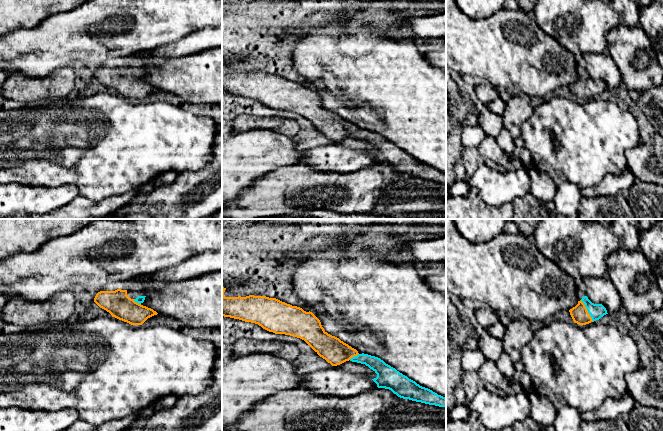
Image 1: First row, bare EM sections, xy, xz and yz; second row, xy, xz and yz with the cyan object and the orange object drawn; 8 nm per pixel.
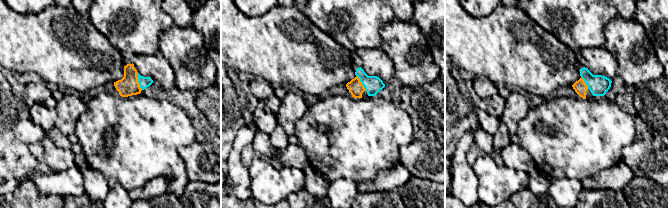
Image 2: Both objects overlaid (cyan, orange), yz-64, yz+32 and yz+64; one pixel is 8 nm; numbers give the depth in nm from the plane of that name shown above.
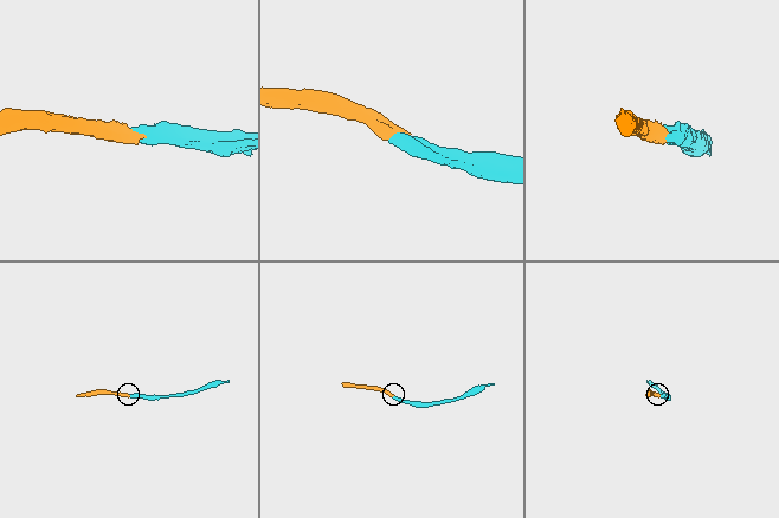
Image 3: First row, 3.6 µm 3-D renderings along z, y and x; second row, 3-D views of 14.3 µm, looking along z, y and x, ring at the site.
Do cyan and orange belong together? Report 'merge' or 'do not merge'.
merge

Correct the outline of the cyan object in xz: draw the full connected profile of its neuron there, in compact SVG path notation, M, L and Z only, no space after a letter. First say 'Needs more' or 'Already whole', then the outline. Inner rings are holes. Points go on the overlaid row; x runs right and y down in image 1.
Needs more. M222 287L222 316L258 324L275 334L300 338L332 366L349 360L365 364L377 374L372 380L378 388L389 389L403 399L446 407L445 397L420 386L380 358L359 354L339 338L328 334L312 312L266 296L225 297L225 290Z

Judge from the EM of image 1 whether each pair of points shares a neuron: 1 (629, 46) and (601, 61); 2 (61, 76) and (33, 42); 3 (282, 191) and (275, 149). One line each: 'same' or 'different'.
1: different
2: different
3: different

